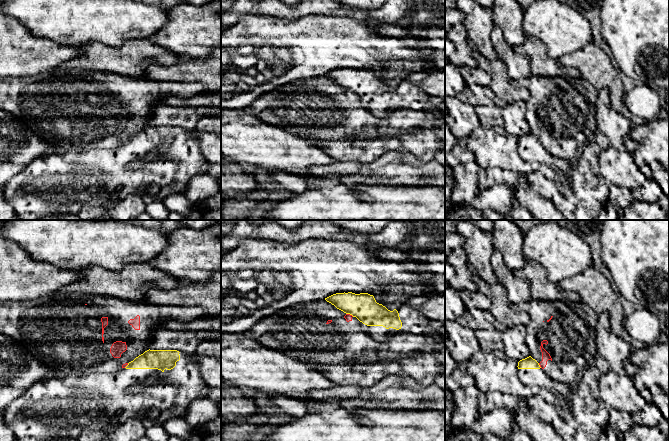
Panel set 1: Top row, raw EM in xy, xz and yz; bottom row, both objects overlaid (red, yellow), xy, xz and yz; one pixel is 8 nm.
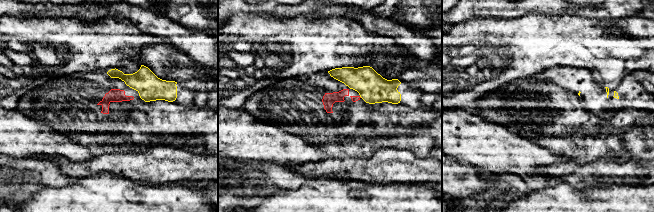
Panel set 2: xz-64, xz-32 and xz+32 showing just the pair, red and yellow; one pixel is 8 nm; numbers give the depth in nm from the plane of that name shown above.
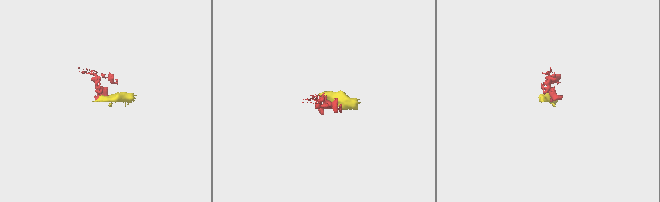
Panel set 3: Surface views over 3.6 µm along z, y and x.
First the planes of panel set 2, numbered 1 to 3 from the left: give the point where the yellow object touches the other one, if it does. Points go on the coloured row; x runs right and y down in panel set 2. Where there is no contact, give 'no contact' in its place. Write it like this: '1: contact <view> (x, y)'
1: no contact
2: no contact
3: no contact

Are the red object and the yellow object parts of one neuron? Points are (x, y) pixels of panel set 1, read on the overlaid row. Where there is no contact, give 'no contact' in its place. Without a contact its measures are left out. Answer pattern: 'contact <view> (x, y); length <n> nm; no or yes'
contact yz (539, 364); length 50 nm; no

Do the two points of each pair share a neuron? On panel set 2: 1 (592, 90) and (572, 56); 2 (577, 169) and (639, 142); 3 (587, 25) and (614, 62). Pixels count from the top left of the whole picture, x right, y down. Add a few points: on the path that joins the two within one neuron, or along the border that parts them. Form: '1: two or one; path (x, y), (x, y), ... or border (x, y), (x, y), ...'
1: two; border (555, 65), (570, 65), (586, 69), (596, 82)
2: two; border (578, 162), (585, 163), (607, 159), (623, 163)
3: one; path (592, 34), (611, 53)

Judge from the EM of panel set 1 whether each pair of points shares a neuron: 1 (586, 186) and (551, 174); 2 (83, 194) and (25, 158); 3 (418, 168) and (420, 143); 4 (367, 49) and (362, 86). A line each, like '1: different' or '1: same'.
1: same
2: different
3: different
4: different

